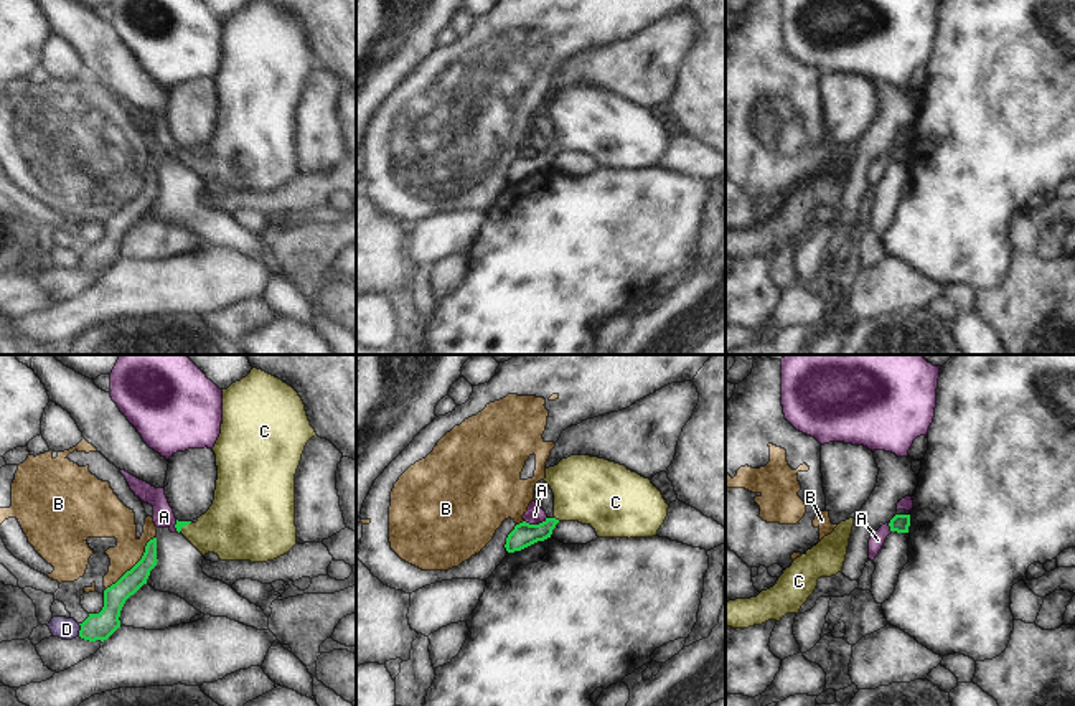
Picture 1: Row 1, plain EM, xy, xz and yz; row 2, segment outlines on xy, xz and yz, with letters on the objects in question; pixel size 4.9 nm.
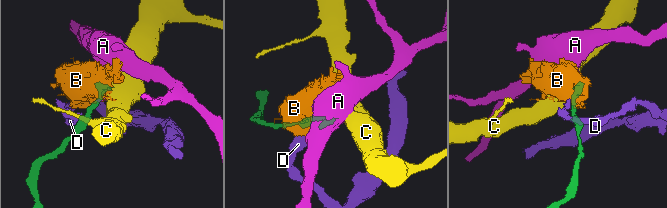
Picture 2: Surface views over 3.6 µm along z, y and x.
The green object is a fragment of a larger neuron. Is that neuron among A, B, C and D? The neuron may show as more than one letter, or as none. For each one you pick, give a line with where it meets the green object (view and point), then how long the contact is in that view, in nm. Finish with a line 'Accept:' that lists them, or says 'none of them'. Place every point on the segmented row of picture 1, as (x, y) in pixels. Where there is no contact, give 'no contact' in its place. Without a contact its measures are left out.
C: meets green in xz at (558, 520); contact 40 nm long
Accept: C

